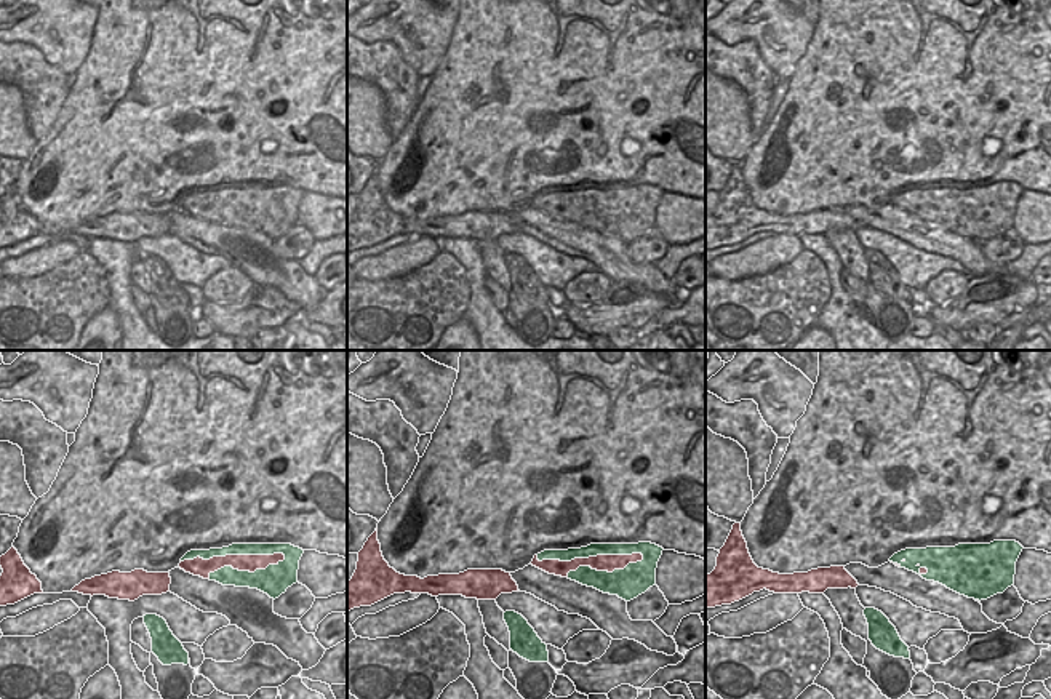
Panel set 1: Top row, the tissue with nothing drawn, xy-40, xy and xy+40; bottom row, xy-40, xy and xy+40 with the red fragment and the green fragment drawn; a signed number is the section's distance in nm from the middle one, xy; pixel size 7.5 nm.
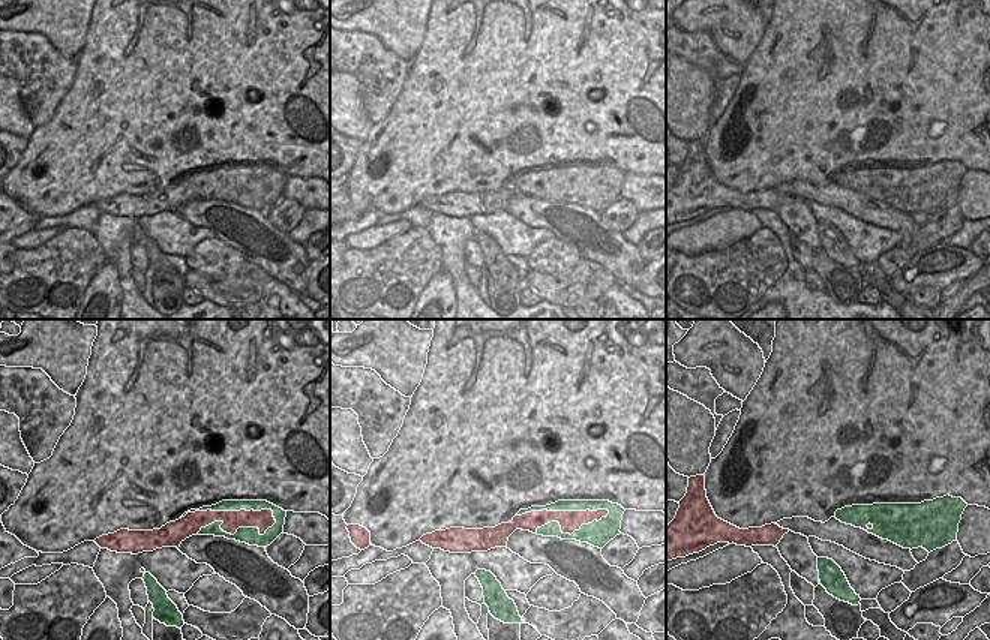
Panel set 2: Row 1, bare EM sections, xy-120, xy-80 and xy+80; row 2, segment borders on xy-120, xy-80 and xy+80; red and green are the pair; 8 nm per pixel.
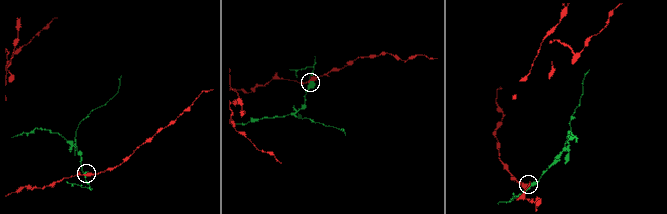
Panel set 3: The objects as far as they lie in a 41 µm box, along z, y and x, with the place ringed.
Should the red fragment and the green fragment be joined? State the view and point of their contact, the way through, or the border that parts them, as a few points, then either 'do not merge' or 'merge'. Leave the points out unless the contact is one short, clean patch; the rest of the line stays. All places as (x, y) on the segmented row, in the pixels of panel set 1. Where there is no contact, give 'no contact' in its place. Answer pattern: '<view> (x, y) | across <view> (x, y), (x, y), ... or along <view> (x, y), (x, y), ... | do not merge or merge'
xy (591, 557) | do not merge

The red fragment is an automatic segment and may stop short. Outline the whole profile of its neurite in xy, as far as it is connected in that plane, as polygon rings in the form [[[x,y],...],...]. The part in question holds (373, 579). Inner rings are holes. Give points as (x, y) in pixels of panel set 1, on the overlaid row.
[[[378,528],[358,552],[357,569],[347,582],[347,611],[371,606],[394,593],[462,595],[496,600],[501,593],[518,592],[510,573],[502,569],[467,569],[459,574],[438,574],[424,579],[397,573],[384,560]]]

